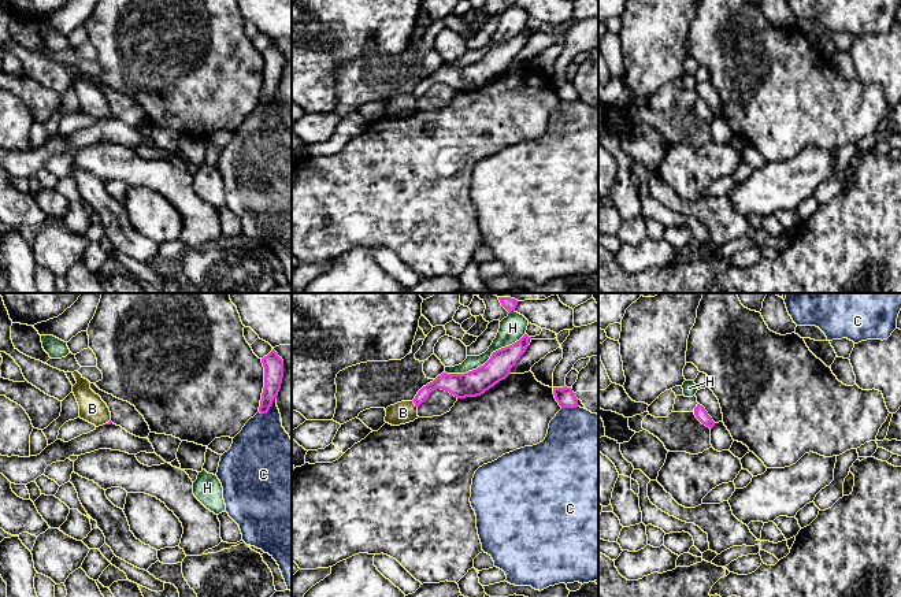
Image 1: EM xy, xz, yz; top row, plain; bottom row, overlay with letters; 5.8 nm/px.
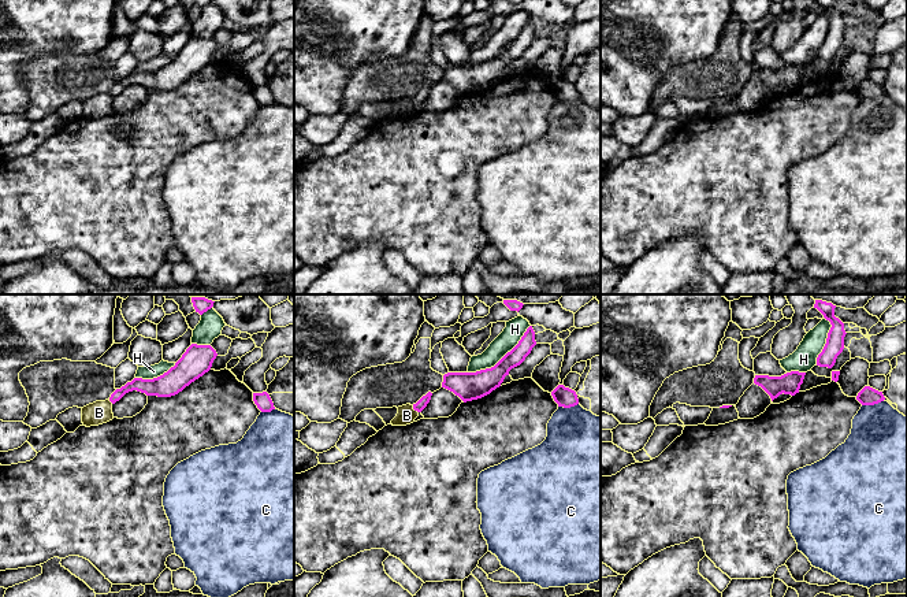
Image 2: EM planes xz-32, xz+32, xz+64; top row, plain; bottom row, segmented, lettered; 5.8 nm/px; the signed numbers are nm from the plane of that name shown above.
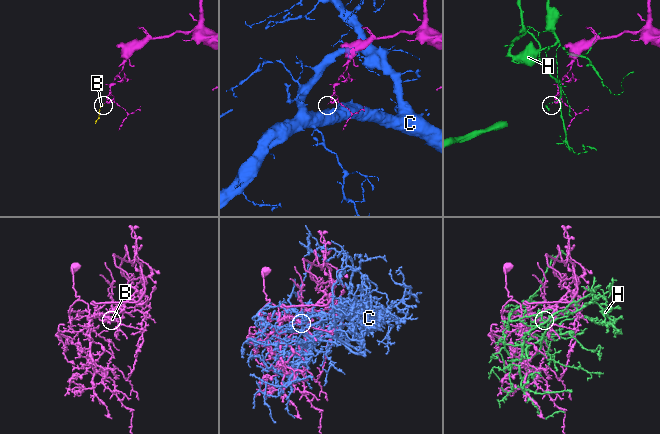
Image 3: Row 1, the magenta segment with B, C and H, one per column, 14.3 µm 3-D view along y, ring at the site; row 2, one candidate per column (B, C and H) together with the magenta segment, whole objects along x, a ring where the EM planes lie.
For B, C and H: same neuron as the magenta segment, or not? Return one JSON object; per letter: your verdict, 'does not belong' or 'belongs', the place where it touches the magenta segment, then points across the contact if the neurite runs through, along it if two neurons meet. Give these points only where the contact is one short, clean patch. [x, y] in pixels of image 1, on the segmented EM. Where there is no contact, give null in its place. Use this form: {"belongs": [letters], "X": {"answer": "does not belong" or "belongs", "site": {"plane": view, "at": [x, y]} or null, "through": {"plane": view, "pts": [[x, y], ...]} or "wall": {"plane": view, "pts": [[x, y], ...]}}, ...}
{"belongs": [], "B": {"answer": "does not belong", "site": {"plane": "xz", "at": [414, 403]}, "wall": {"plane": "xz", "pts": [[412, 400], [416, 407]]}}, "C": {"answer": "does not belong", "site": {"plane": "xy", "at": [269, 408]}}, "H": {"answer": "does not belong", "site": {"plane": "xz", "at": [486, 362]}}}

